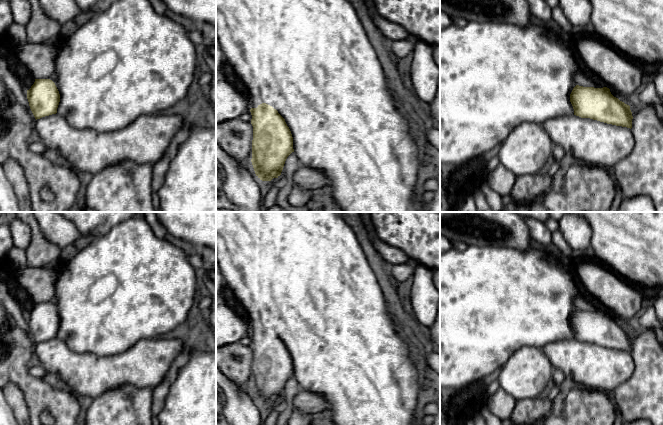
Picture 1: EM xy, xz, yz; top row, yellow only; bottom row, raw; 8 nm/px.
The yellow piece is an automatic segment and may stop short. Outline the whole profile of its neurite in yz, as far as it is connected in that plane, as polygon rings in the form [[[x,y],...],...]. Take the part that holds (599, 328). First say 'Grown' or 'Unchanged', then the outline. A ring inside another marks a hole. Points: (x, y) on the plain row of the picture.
Grown. [[[533,244],[526,252],[508,247],[496,246],[465,246],[463,250],[453,246],[446,252],[440,253],[440,389],[452,388],[456,391],[465,390],[473,382],[482,381],[499,368],[502,368],[508,358],[523,346],[543,348],[551,342],[564,339],[576,339],[590,342],[607,348],[632,352],[632,336],[630,330],[614,321],[607,311],[583,311],[576,308],[574,299],[579,296],[579,290],[573,279],[570,263],[562,259],[550,249]]]

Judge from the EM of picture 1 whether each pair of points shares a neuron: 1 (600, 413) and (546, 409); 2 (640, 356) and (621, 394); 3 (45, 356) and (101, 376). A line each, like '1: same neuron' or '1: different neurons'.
1: same neuron
2: same neuron
3: same neuron

